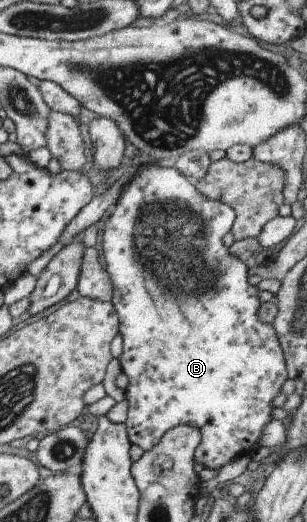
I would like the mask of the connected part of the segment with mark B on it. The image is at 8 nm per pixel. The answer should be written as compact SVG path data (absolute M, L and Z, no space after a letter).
M135 155L131 159L133 164L141 167L135 177L123 187L119 193L119 199L115 205L105 214L103 221L103 233L101 233L101 255L105 261L105 271L109 275L109 282L113 287L111 295L111 305L115 309L118 320L118 335L121 337L122 349L119 355L119 365L121 372L128 379L124 390L125 402L127 403L126 419L124 422L127 441L130 445L137 445L145 451L152 449L163 433L175 425L193 425L199 429L199 445L195 447L193 461L199 463L205 469L219 471L224 465L240 458L242 455L251 455L251 452L259 447L259 439L264 426L273 420L271 410L273 398L277 393L281 393L283 381L287 381L287 371L285 368L284 354L277 342L277 335L271 327L271 323L262 323L258 319L258 308L260 305L257 285L249 285L247 282L247 271L249 269L244 261L239 260L234 255L228 253L231 225L234 223L234 212L218 200L203 197L197 187L188 178L185 178L175 167L165 167L157 164L151 157L149 161L141 163L141 157Z

